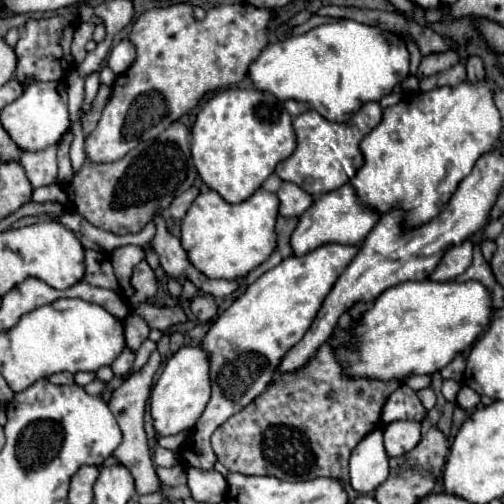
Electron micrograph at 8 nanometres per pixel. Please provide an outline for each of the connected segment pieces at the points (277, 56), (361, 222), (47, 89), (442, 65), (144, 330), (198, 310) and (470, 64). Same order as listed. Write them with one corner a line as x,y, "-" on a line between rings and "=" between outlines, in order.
339,19
335,23
319,25
303,35
287,35
277,41
269,41
259,57
249,65
247,75
257,91
269,91
279,101
295,99
307,103
311,109
321,113
329,121
343,123
367,101
379,101
389,95
395,85
399,85
409,75
409,59
405,41
393,33
379,31
357,21
=
351,183
331,191
331,193
323,193
315,199
315,203
299,217
297,229
293,231
291,237
291,247
295,255
303,255
309,253
311,249
323,245
323,243
343,243
343,245
357,245
361,241
365,241
365,237
369,235
369,231
375,227
375,223
379,221
379,213
373,209
363,207
357,201
357,193
353,189
=
35,81
29,87
25,87
19,99
15,99
1,111
1,121
9,137
23,151
41,151
53,143
59,143
63,133
67,133
71,127
67,93
59,87
57,81
=
453,49
443,51
443,53
431,53
431,55
423,57
423,61
419,65
419,71
417,71
417,77
429,77
429,75
447,71
455,63
459,63
459,53
453,51
=
131,311
131,315
125,321
125,341
131,349
139,349
141,341
149,335
147,323
137,315
137,311
=
197,295
191,303
191,311
199,321
213,321
217,317
217,305
211,295
=
473,55
467,59
467,81
471,83
477,83
477,81
483,81
485,77
485,69
483,69
483,61
481,57

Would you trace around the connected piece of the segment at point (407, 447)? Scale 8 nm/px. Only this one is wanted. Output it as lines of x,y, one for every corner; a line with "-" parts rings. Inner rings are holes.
395,421
385,427
385,451
389,457
403,455
411,451
421,439
419,421

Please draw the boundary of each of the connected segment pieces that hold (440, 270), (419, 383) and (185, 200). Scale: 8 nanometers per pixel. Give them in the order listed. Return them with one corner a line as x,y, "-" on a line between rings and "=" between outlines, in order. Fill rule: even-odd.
465,241
457,247
451,247
441,263
437,265
437,269
433,271
431,279
433,281
451,281
457,275
461,275
469,265
471,265
471,257
473,257
473,241
=
412,375
408,377
408,381
405,383
413,390
418,391
431,385
431,376
429,375
=
191,187
187,193
179,195
179,197
171,203
171,207
169,207
171,217
175,217
175,219
183,219
185,213
187,213
187,209
191,207
191,203
195,201
197,195
199,195
199,189
197,189
197,187

